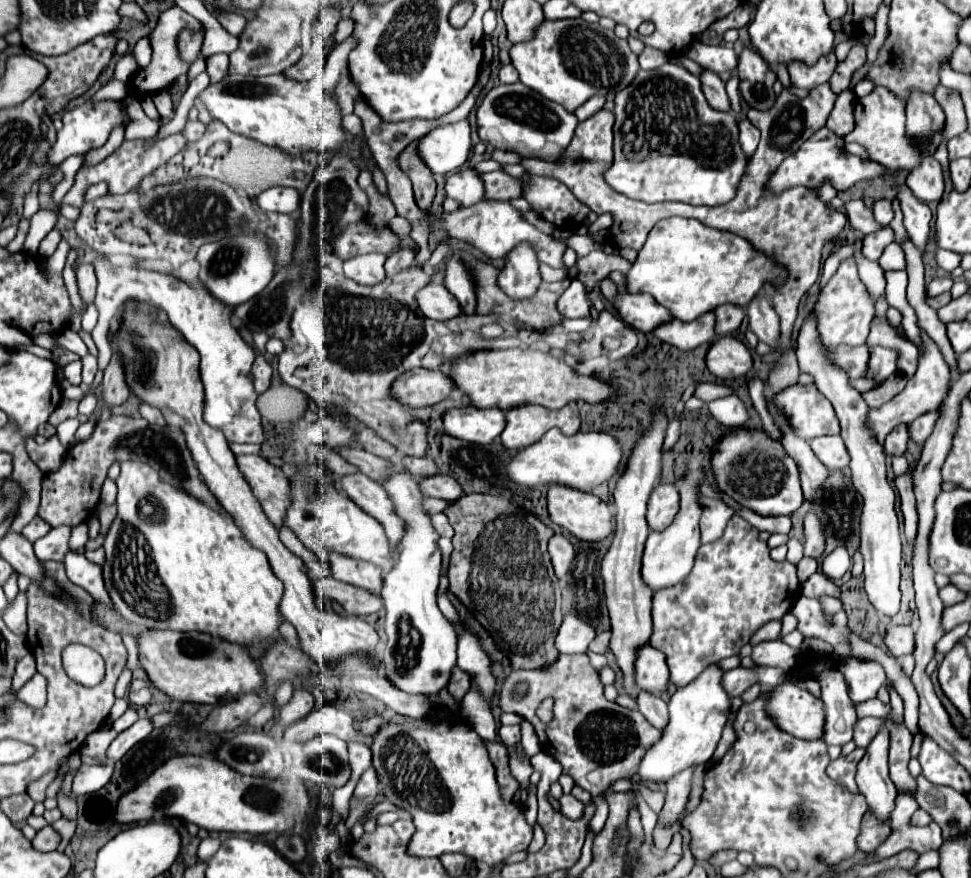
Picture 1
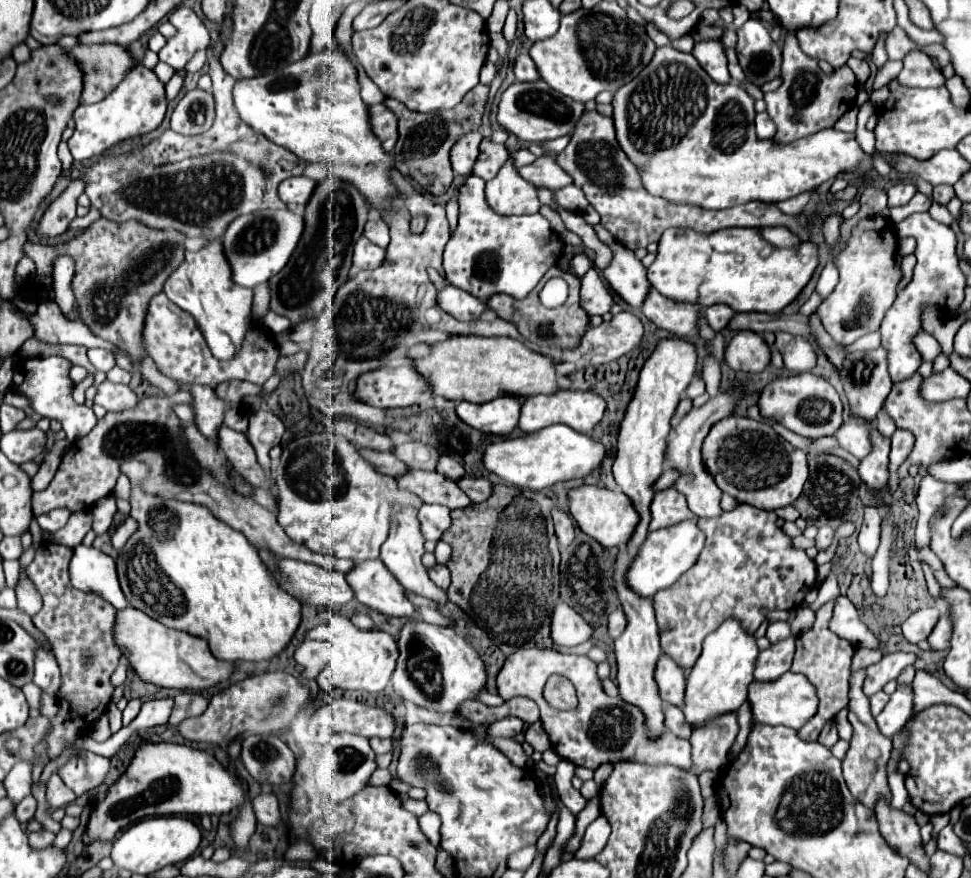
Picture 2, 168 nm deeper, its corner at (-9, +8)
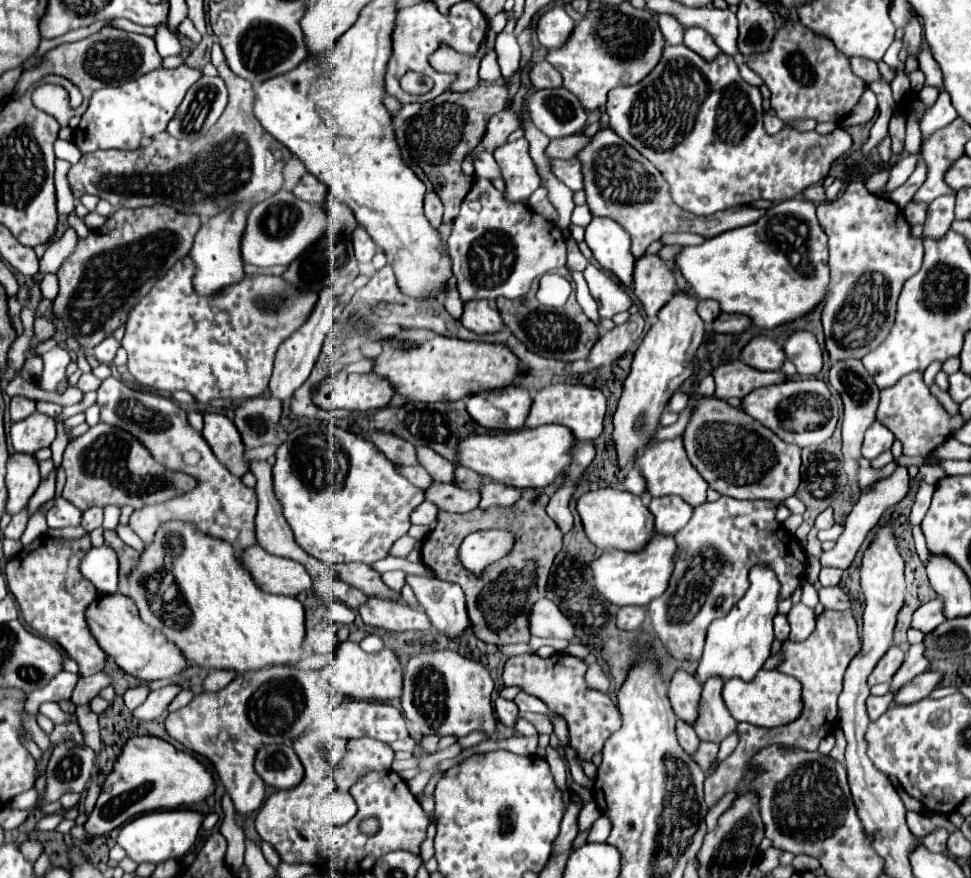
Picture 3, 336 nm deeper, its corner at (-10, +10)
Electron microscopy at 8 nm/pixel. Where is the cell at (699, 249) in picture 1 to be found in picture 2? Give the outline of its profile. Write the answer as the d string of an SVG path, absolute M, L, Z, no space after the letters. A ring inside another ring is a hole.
M729 227L729 229L723 229L723 231L713 231L713 233L699 233L695 229L685 229L683 233L679 233L679 229L667 229L661 239L659 239L659 247L657 247L657 257L653 261L653 265L647 269L647 277L651 281L651 285L661 293L665 295L667 299L671 301L677 301L677 303L701 303L703 307L709 307L709 305L715 305L715 303L725 303L729 305L731 309L735 311L763 311L763 313L779 313L785 305L789 305L797 295L799 291L807 285L807 281L811 279L813 271L817 267L817 245L811 241L811 243L803 243L801 239L795 239L785 227L767 227L765 229L765 235L763 235L763 229L745 229L745 227Z

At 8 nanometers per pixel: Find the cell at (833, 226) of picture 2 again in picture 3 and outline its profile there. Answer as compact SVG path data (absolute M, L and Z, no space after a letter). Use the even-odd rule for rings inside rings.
M858 165L852 169L852 171L846 171L850 175L848 183L846 183L846 189L842 191L842 195L834 201L824 201L818 205L818 219L820 219L820 225L822 229L826 231L828 235L828 245L830 245L830 273L832 273L832 285L830 285L830 297L828 301L824 303L824 309L822 309L822 323L824 323L824 337L826 337L826 349L828 349L828 355L832 361L844 361L844 359L862 359L866 353L874 351L890 333L892 325L894 325L894 319L896 319L896 301L898 301L898 295L902 291L902 285L904 281L908 281L908 277L912 277L914 273L918 273L920 265L922 265L922 255L924 255L924 249L922 249L922 239L918 237L912 237L910 233L910 223L908 219L904 217L902 209L898 205L892 205L892 201L884 199L884 197L878 197L878 195L872 195L868 193L862 183L864 183L864 169L860 169Z

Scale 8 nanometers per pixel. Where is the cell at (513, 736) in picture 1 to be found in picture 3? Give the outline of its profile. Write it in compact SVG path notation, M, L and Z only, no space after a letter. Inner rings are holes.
M498 697L494 701L494 707L496 707L496 713L498 713L498 719L506 725L506 727L512 727L516 717L518 717L518 707L514 701L506 701L502 697Z

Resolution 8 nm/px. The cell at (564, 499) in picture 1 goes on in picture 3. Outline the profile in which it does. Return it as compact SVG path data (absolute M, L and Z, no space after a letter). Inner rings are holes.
M622 489L588 491L578 499L576 509L582 517L582 525L588 539L598 549L618 549L626 553L638 553L650 543L654 535L654 515L648 511L642 497L632 495L628 491Z

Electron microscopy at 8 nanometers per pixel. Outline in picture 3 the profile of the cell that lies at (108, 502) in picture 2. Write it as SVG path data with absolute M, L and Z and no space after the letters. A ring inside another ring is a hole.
M108 505L104 507L104 529L116 529L118 527L118 519L120 519L120 507Z

